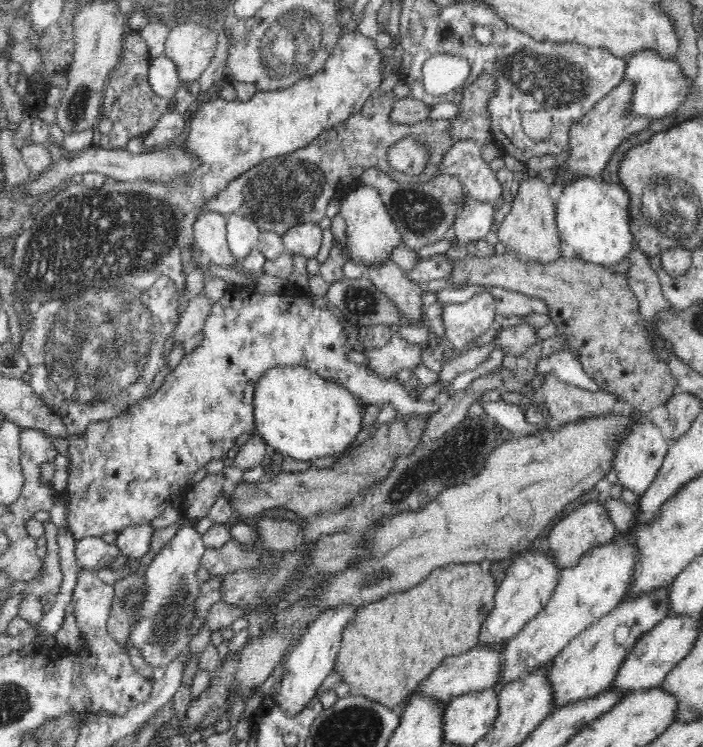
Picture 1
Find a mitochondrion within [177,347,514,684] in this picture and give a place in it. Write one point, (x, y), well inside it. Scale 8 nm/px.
(457, 459)

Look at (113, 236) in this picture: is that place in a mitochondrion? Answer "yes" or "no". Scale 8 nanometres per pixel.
yes

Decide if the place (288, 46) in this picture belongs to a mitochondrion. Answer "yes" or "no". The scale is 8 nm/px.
yes

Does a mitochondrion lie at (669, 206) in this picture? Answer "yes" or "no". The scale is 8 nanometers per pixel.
yes

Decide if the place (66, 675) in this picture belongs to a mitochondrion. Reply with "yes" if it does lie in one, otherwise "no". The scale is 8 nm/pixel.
no

